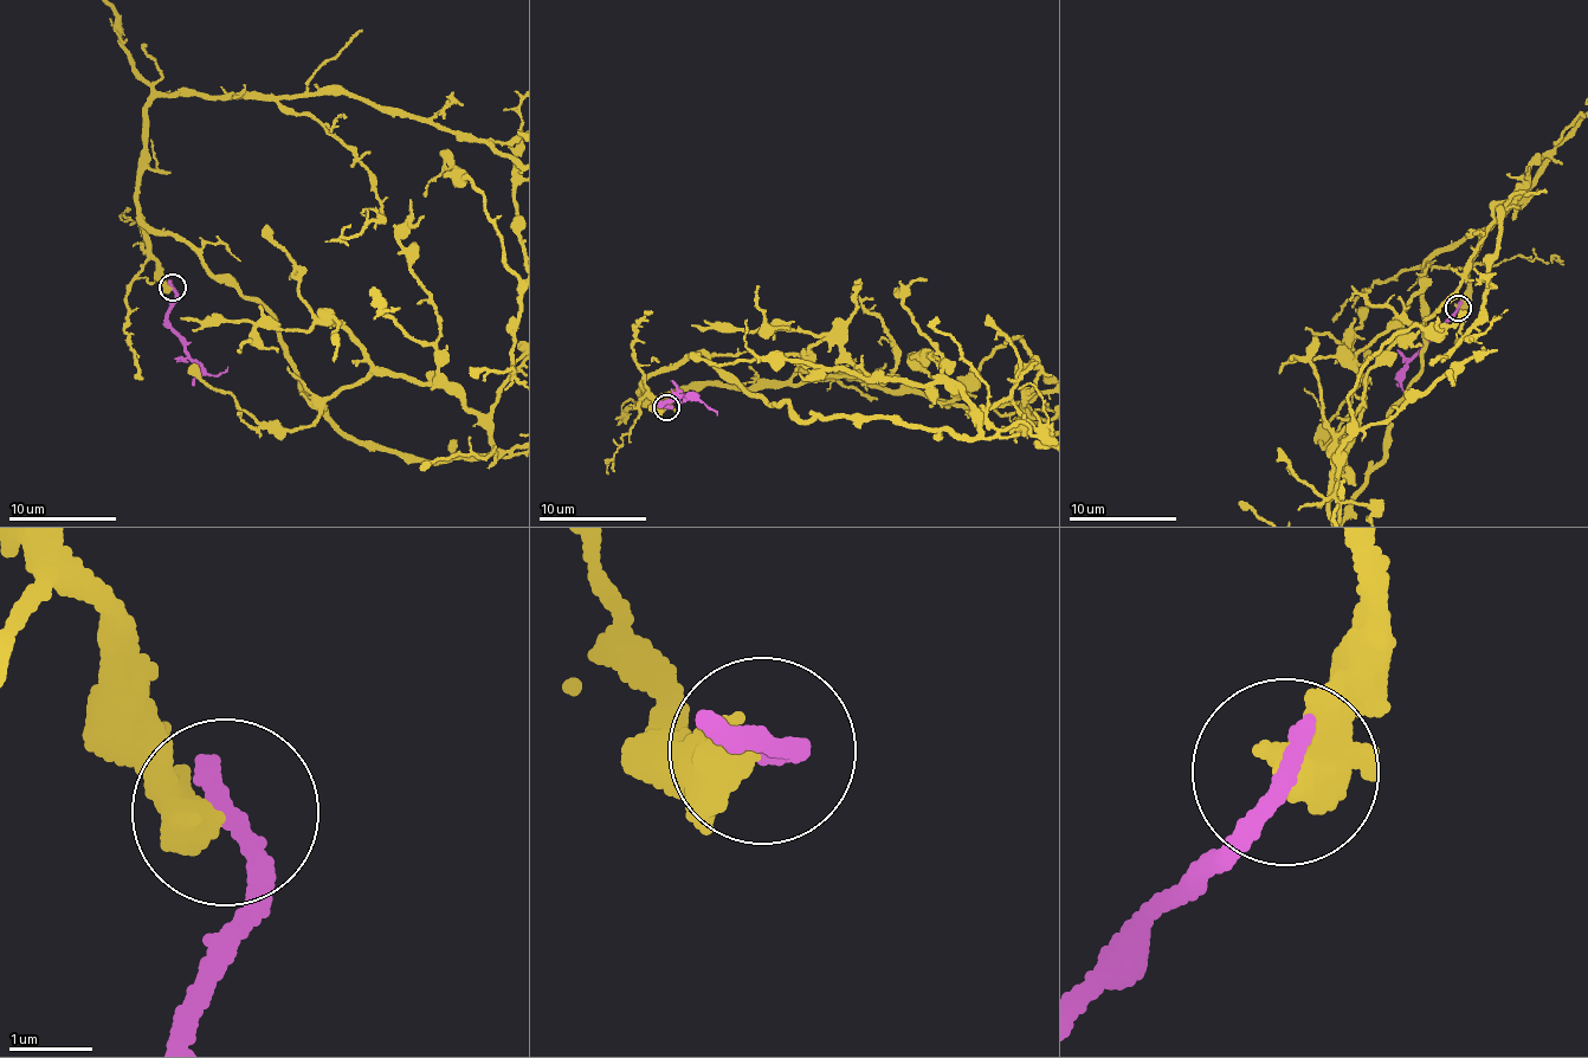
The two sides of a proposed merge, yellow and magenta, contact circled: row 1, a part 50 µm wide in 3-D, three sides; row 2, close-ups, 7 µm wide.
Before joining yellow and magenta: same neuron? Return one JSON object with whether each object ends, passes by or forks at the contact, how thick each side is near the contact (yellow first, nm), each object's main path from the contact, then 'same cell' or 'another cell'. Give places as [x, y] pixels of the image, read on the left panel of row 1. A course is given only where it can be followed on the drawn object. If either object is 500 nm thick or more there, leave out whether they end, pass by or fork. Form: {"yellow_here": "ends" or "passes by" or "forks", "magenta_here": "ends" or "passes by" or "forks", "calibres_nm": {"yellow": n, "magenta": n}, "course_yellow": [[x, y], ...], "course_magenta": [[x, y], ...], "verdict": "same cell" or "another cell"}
{"calibres_nm": {"yellow": 550, "magenta": 280}, "course_yellow": [[172, 286], [142, 219], [256, 300], [341, 431], [492, 449], [443, 387], [369, 374], [259, 428], [189, 366]], "course_magenta": [[172, 286], [175, 298], [168, 318], [191, 357], [211, 374], [223, 373], [227, 367]], "verdict": "another cell"}

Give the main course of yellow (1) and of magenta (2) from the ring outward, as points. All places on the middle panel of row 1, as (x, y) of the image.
1: (666, 407), (645, 382), (699, 354), (798, 420), (979, 436), (983, 419), (943, 382), (691, 359)
2: (666, 407), (662, 405), (684, 397), (703, 400), (716, 415)

